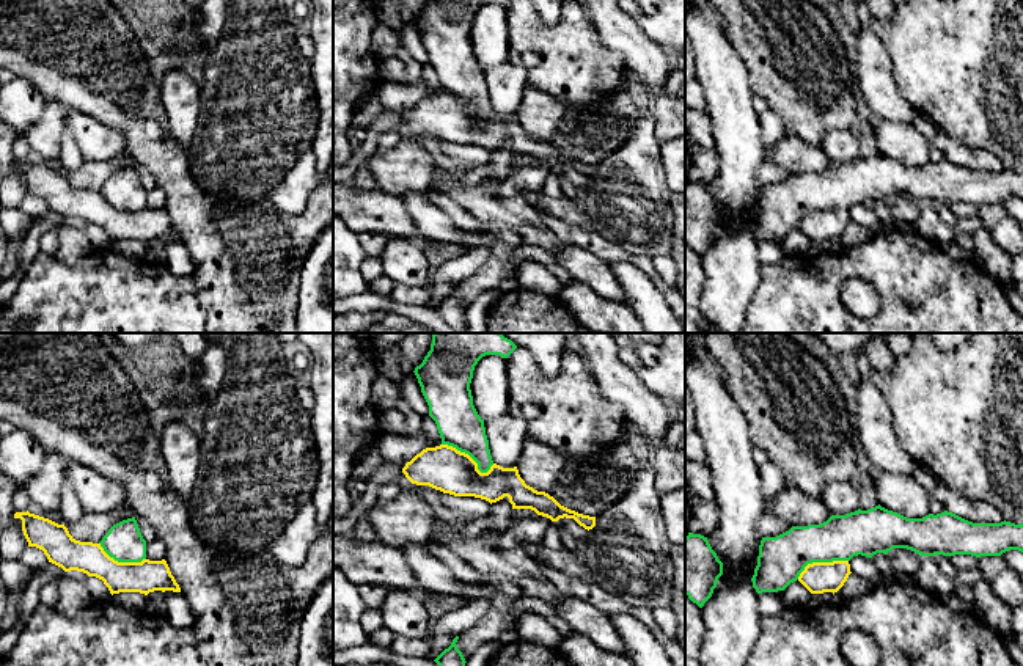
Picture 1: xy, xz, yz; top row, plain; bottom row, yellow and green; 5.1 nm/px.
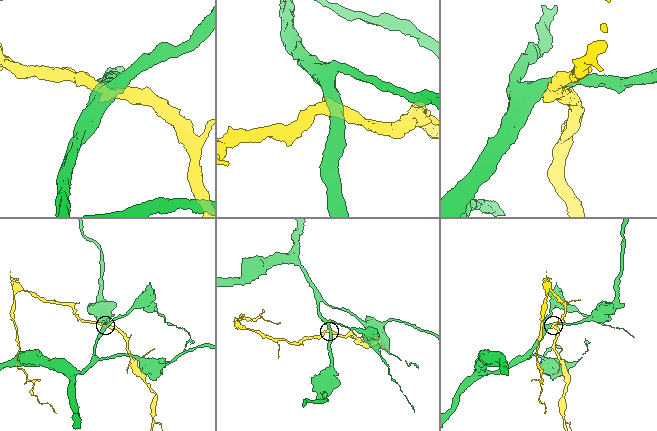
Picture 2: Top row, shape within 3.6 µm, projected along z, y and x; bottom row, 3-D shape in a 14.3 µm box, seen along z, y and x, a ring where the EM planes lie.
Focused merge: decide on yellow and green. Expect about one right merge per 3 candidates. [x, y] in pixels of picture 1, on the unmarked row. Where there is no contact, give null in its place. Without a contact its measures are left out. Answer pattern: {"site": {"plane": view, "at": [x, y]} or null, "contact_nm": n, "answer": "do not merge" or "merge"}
{"site": {"plane": "xz", "at": [470, 106]}, "contact_nm": 300, "answer": "do not merge"}

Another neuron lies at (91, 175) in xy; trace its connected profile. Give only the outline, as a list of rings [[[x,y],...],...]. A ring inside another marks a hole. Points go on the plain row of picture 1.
[[[129,154],[108,160],[82,160],[82,165],[66,176],[75,188],[99,192],[113,173],[132,165]]]

